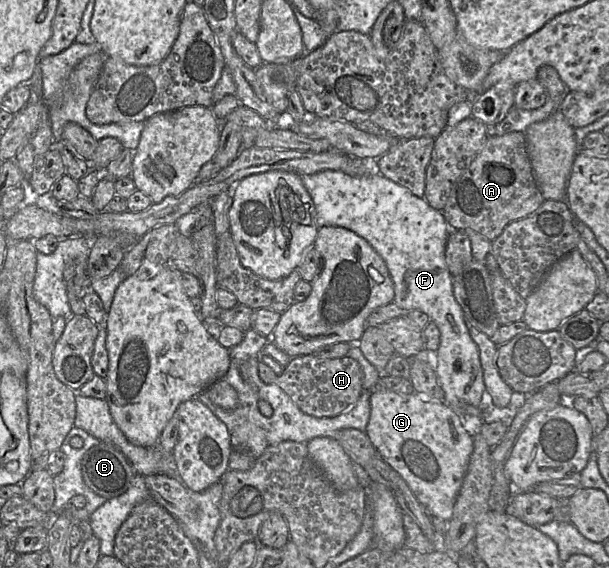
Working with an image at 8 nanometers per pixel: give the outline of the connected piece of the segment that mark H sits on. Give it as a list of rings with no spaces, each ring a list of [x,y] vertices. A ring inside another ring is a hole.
[[[313,354],[294,357],[281,375],[259,362],[258,371],[263,382],[278,385],[303,413],[314,417],[335,417],[343,413],[357,402],[363,392],[362,368],[348,356],[334,359]]]

